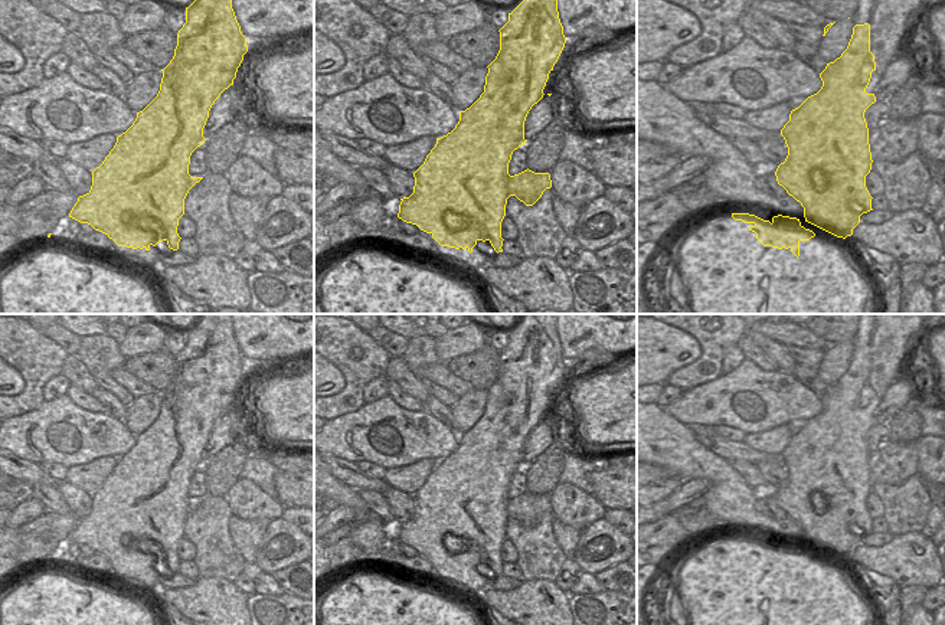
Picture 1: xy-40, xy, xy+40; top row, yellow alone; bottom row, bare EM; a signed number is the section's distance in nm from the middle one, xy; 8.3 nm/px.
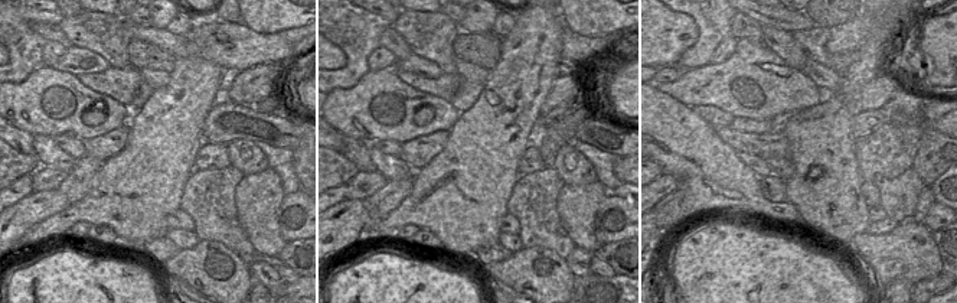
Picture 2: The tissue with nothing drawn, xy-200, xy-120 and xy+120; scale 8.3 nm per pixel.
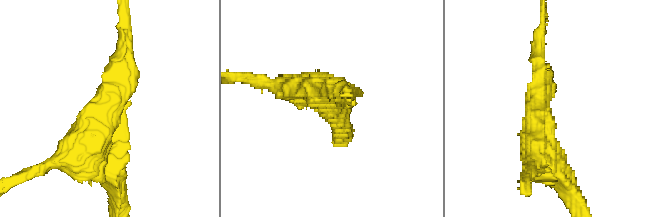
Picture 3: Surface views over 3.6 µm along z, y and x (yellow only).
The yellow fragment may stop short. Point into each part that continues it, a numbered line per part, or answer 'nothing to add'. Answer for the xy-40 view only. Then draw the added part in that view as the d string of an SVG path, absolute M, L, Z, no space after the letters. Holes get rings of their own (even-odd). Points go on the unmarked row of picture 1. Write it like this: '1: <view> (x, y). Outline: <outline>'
1: xy-40 (242, 324). Outline: M230 314L232 331L245 360L249 359L249 336L256 336L255 324L262 315L264 314Z

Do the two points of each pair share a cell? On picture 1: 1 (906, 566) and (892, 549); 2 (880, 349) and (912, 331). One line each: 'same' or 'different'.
1: same
2: different

